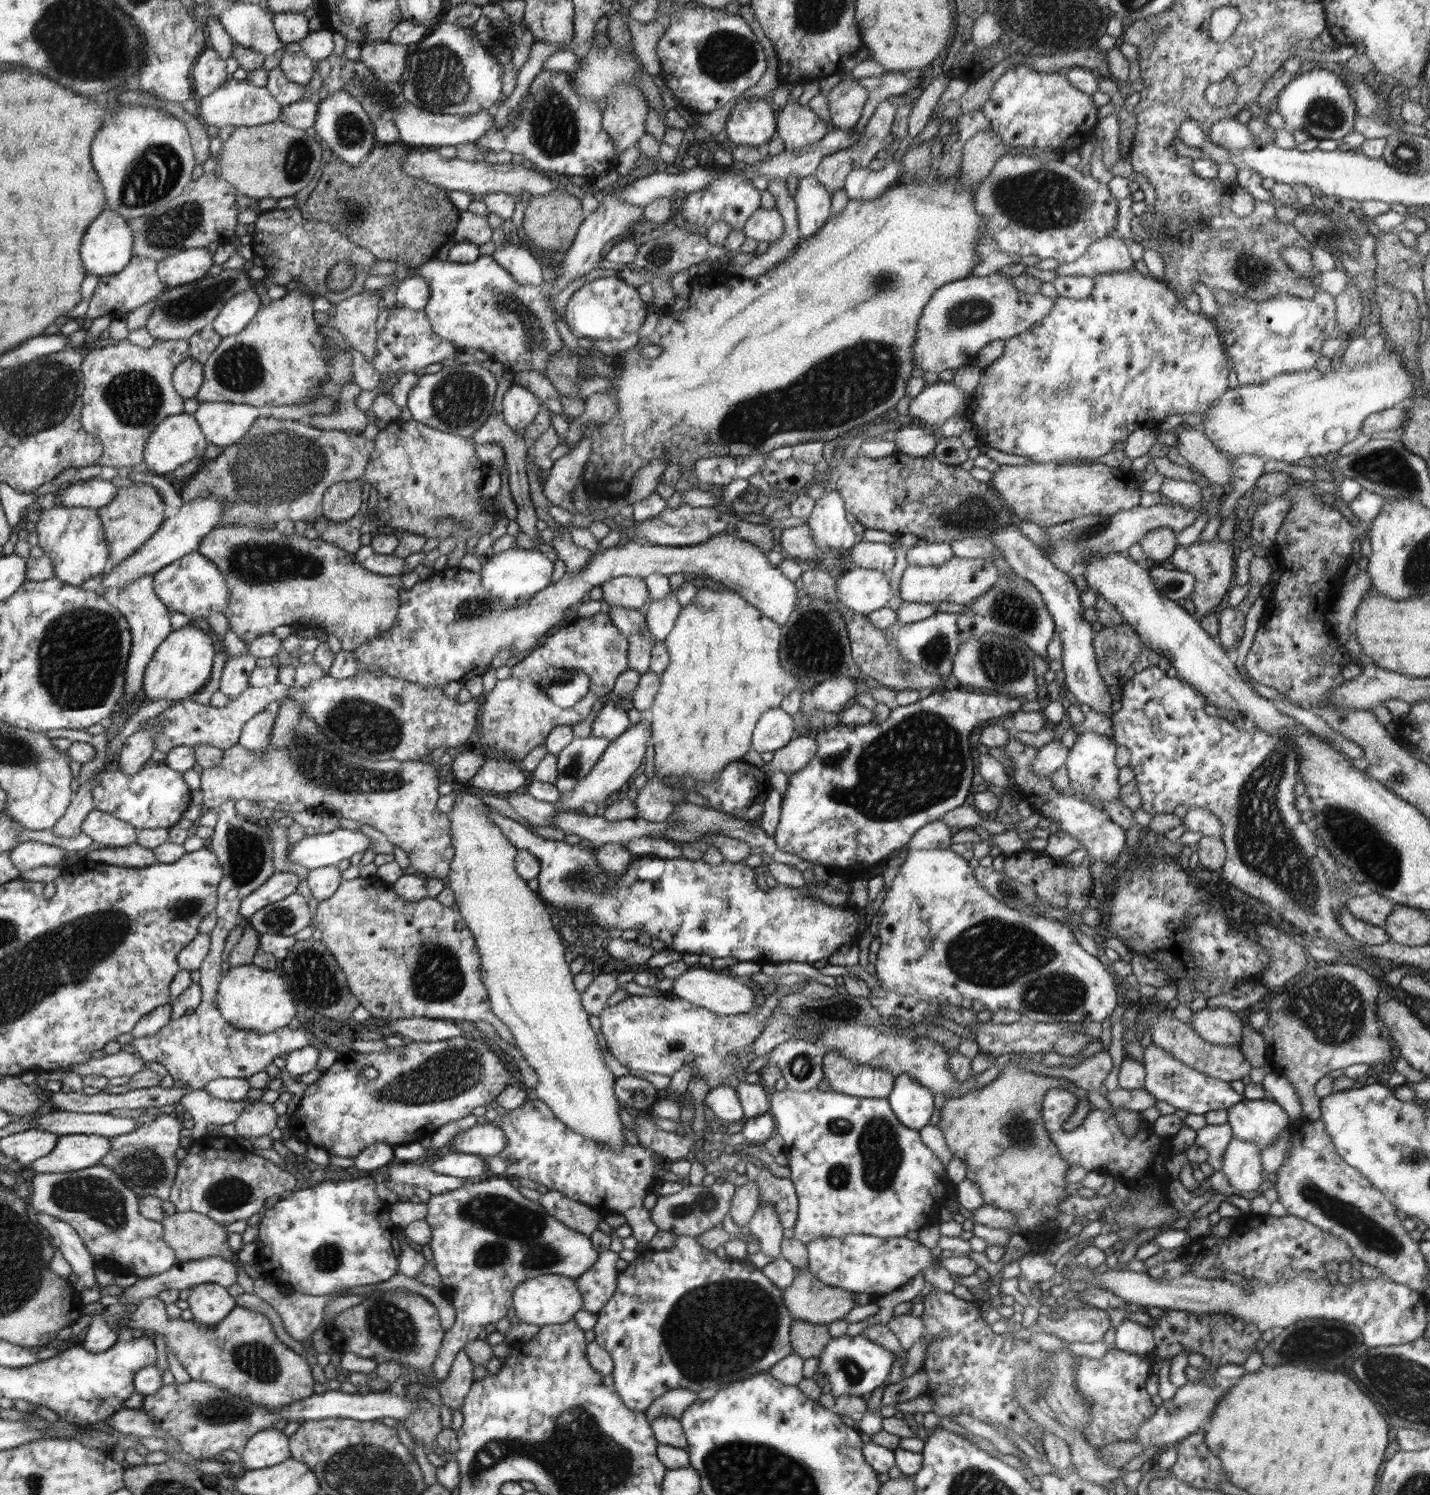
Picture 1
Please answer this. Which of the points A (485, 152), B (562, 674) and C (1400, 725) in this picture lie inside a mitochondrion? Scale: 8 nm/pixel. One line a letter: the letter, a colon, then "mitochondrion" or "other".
A: other
B: mitochondrion
C: other

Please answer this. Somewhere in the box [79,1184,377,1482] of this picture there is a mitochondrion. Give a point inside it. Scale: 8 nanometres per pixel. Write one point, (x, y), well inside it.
(218, 1411)

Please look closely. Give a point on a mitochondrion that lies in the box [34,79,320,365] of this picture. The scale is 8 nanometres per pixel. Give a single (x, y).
(157, 171)

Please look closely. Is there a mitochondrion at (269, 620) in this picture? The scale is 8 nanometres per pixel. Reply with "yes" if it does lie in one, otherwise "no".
no

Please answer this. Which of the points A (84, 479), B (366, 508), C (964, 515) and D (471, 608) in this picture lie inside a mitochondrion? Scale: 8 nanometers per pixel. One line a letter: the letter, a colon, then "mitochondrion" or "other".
A: other
B: other
C: mitochondrion
D: mitochondrion

